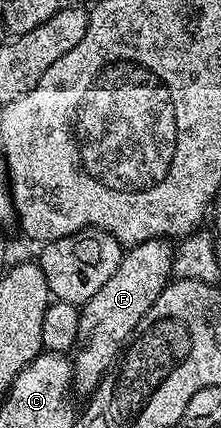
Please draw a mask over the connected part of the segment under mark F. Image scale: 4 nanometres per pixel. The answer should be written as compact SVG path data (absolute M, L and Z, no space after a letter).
M167 240L147 241L133 245L118 263L118 271L110 275L110 280L98 290L98 295L79 306L78 344L74 350L72 383L75 392L83 395L95 393L105 373L117 364L132 332L142 323L146 311L154 307L158 295L173 280L172 261L174 249Z

